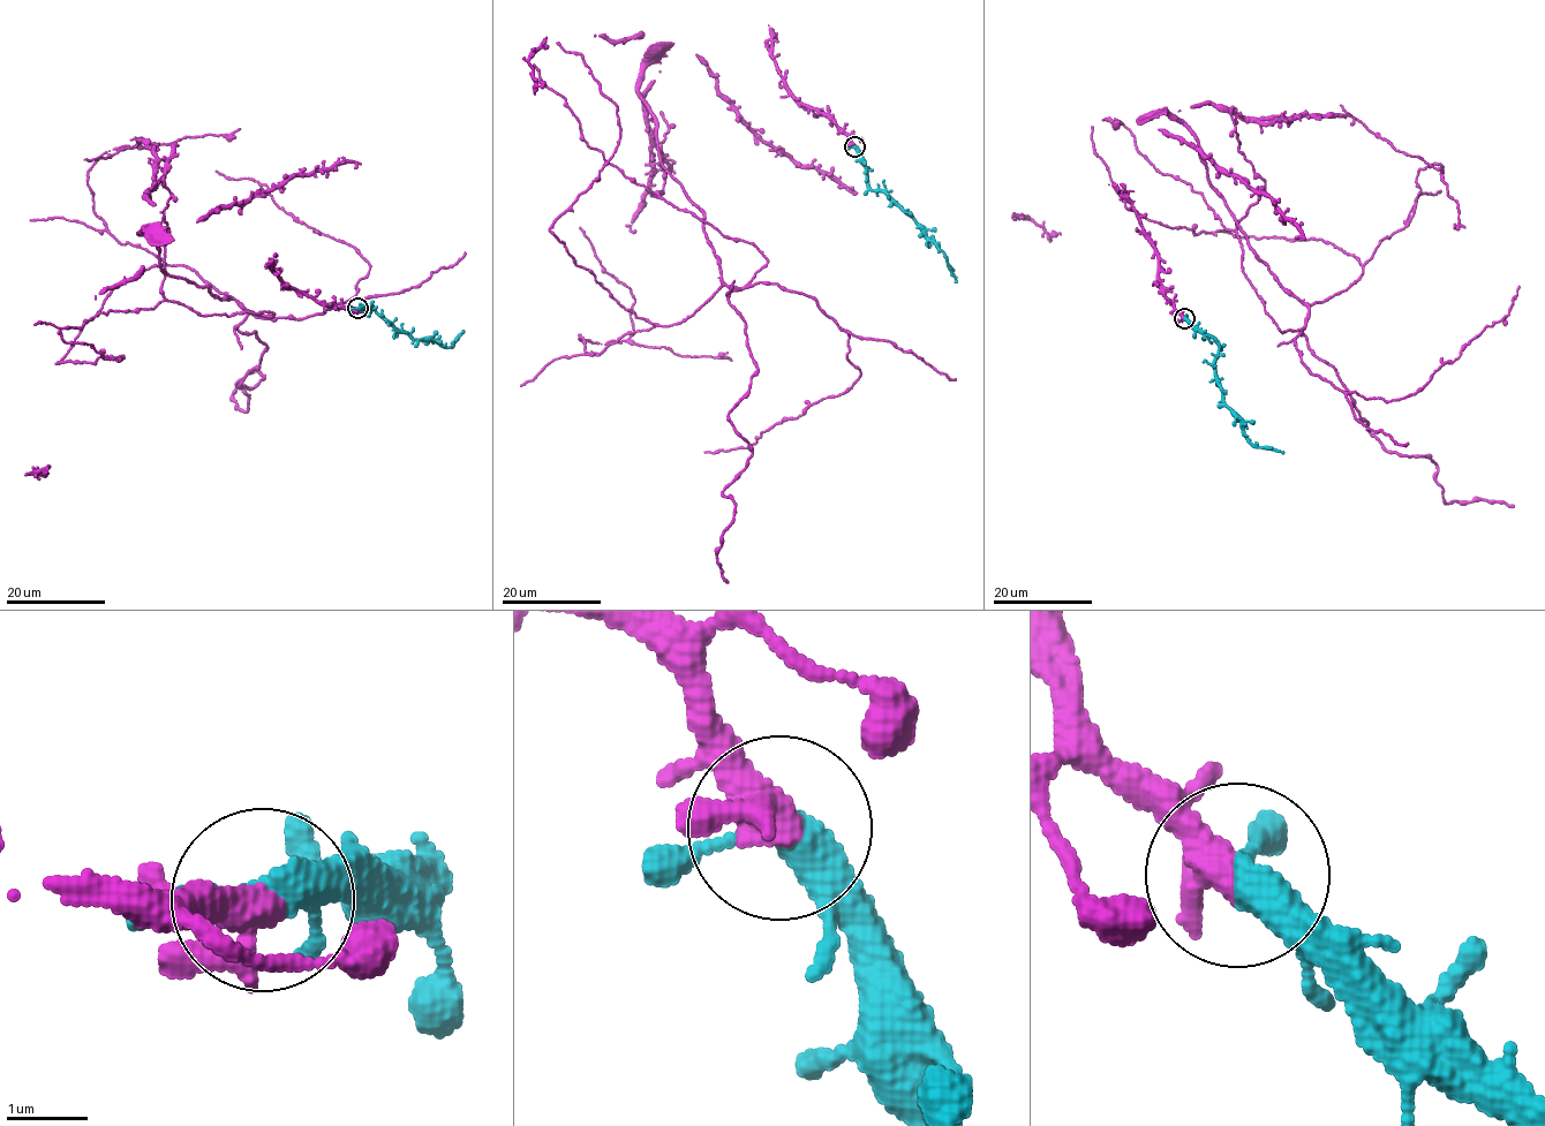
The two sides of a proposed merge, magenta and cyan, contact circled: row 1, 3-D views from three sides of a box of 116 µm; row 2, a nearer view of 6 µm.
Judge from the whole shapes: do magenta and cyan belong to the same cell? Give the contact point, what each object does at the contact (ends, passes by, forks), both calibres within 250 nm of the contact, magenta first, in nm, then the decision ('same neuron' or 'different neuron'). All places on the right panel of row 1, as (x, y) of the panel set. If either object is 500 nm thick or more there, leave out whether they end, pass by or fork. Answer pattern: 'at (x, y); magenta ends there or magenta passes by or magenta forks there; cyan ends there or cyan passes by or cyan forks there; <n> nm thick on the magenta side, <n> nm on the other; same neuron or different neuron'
at (1184, 318); magenta passes by; cyan passes by; 360 nm thick on the magenta side, 360 nm on the other; same neuron

